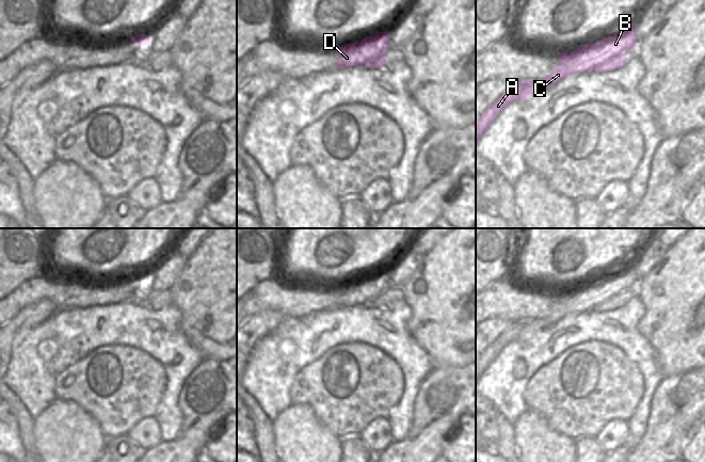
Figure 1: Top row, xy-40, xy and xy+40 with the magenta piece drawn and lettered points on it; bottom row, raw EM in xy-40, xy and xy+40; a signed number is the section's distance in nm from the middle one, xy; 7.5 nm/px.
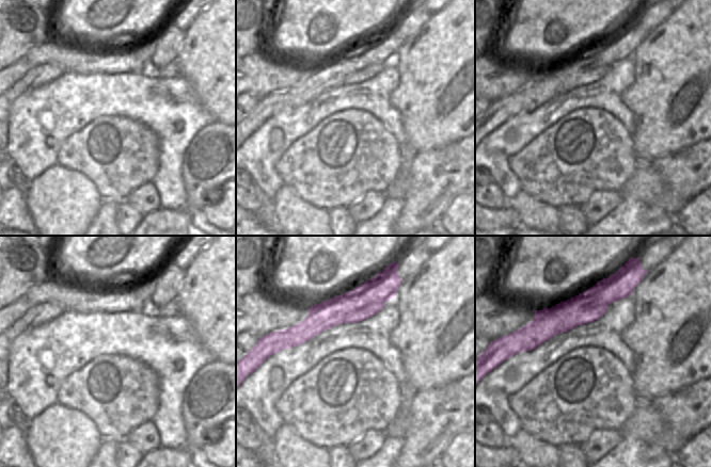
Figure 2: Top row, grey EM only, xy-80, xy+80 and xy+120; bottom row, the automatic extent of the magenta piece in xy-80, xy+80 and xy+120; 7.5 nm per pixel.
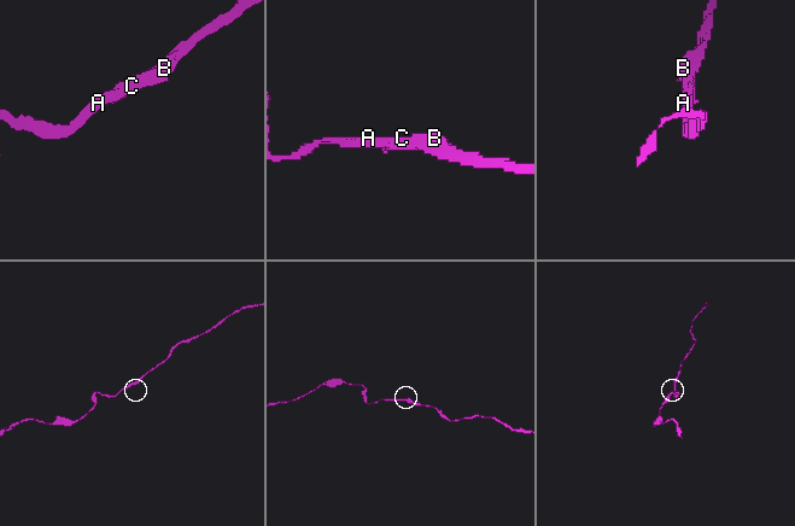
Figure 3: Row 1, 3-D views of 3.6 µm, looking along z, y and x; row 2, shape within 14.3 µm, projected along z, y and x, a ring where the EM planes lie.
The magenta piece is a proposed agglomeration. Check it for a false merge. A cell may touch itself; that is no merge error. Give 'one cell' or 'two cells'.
one cell

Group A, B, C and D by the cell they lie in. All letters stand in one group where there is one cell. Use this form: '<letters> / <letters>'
A B C D

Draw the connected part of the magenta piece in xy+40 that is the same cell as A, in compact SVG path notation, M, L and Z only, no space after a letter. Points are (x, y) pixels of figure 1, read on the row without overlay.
M629 262L607 277L582 284L573 290L559 292L559 300L547 316L512 322L480 355L476 363L476 382L511 341L528 339L534 333L571 314L579 314L590 309L609 312L622 307L626 303L626 294L623 291L636 288L639 282L636 269L636 265Z

